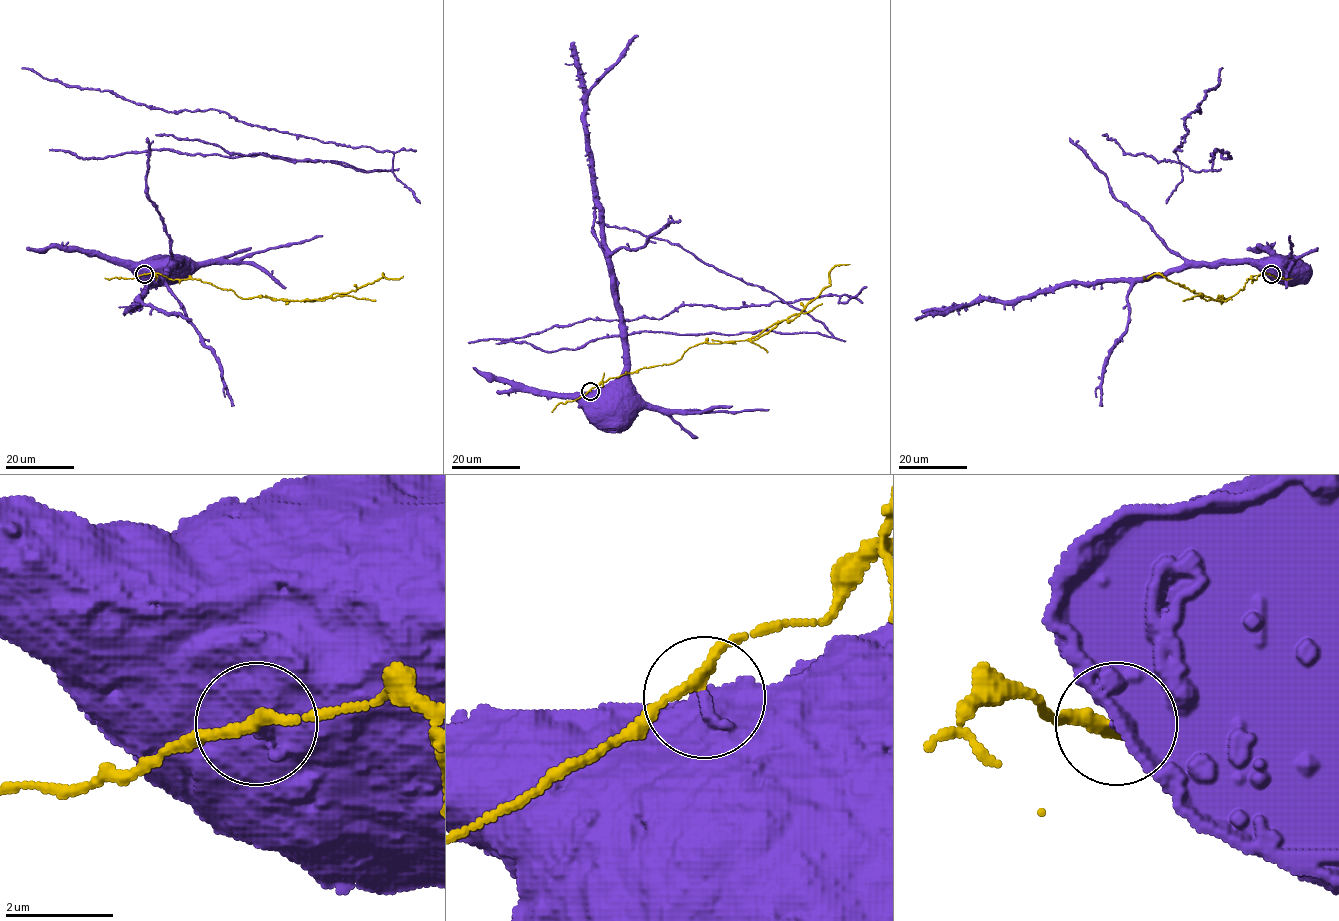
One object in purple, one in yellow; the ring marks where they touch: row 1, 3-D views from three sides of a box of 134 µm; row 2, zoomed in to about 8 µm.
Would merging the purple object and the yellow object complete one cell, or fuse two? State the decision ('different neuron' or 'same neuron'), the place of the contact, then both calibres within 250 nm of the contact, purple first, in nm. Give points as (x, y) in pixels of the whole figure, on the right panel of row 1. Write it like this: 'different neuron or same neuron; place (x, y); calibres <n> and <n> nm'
different neuron; place (1271, 274); calibres 400 and 190 nm

